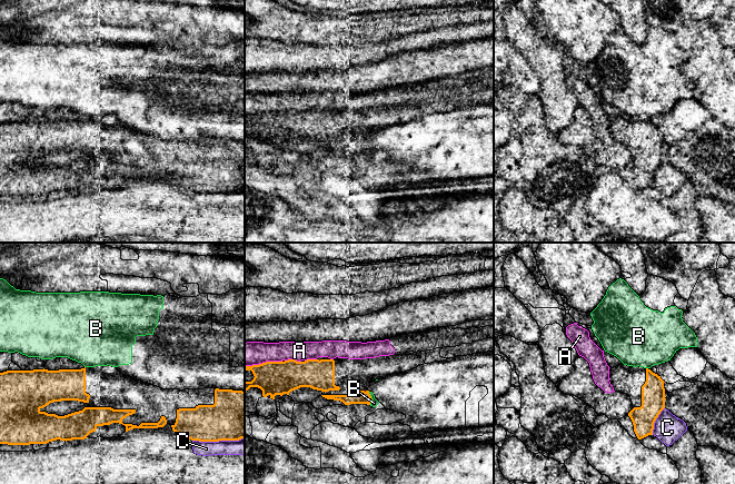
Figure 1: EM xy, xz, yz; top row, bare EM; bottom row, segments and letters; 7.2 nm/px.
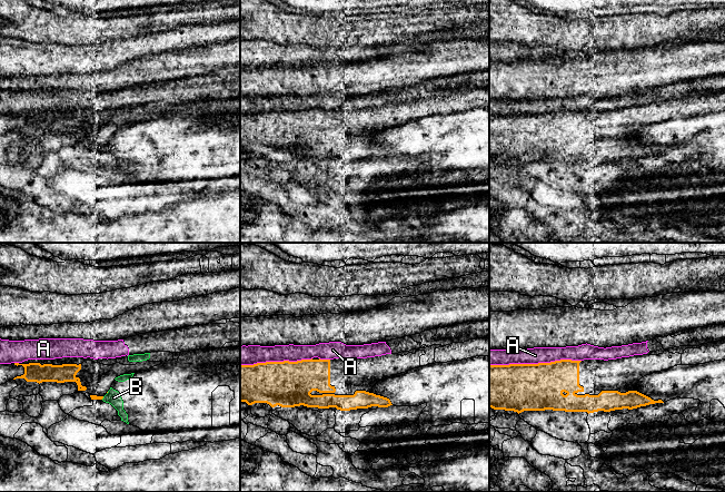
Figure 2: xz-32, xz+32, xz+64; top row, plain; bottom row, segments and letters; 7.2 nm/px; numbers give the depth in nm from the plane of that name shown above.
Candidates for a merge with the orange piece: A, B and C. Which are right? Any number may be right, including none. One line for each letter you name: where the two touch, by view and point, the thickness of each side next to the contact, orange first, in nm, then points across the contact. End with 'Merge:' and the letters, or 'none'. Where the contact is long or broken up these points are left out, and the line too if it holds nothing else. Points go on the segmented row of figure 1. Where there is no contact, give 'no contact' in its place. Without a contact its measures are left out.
Merge: none

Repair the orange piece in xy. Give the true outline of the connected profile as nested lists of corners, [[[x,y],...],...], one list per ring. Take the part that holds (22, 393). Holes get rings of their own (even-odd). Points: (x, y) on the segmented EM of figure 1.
[[[96,366],[85,367],[81,369],[33,369],[33,371],[7,371],[0,373],[0,444],[8,445],[30,445],[30,444],[47,444],[52,441],[72,441],[85,439],[87,436],[96,432],[98,426],[110,425],[112,423],[119,423],[126,426],[126,432],[133,428],[158,428],[163,427],[166,424],[170,424],[172,431],[191,439],[199,442],[219,442],[219,441],[239,441],[245,438],[245,392],[232,389],[219,389],[219,388],[203,388],[203,389],[162,389],[141,381],[137,381],[132,377],[121,374],[116,367],[112,366]],[[61,401],[78,401],[85,403],[85,408],[79,412],[75,412],[64,416],[58,416],[56,414],[48,414],[40,409],[53,402]]]

